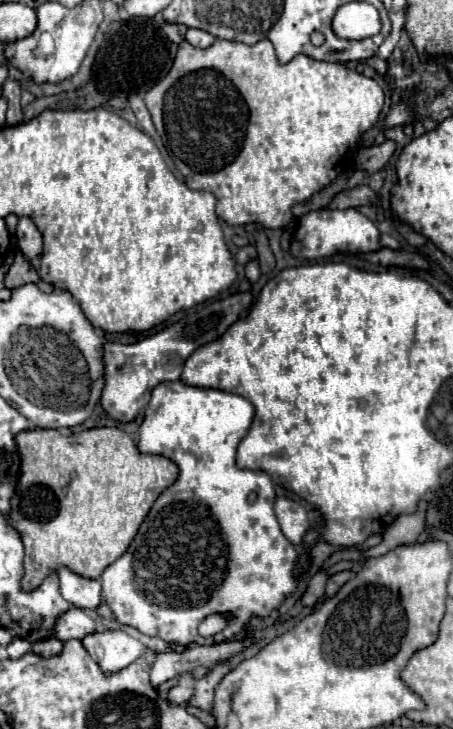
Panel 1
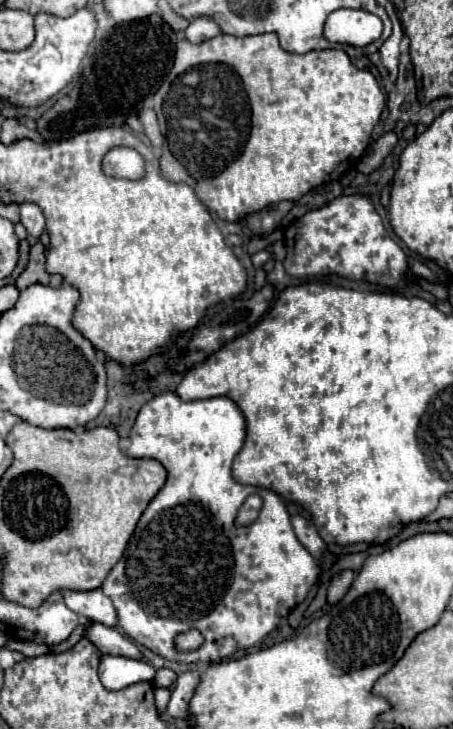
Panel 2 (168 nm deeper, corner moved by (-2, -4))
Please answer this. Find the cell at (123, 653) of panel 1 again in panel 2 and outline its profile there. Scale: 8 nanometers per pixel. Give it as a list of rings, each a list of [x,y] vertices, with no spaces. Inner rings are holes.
[[[104,654],[100,658],[98,676],[108,690],[120,690],[130,684],[136,684],[138,680],[154,680],[156,668],[146,660]]]

